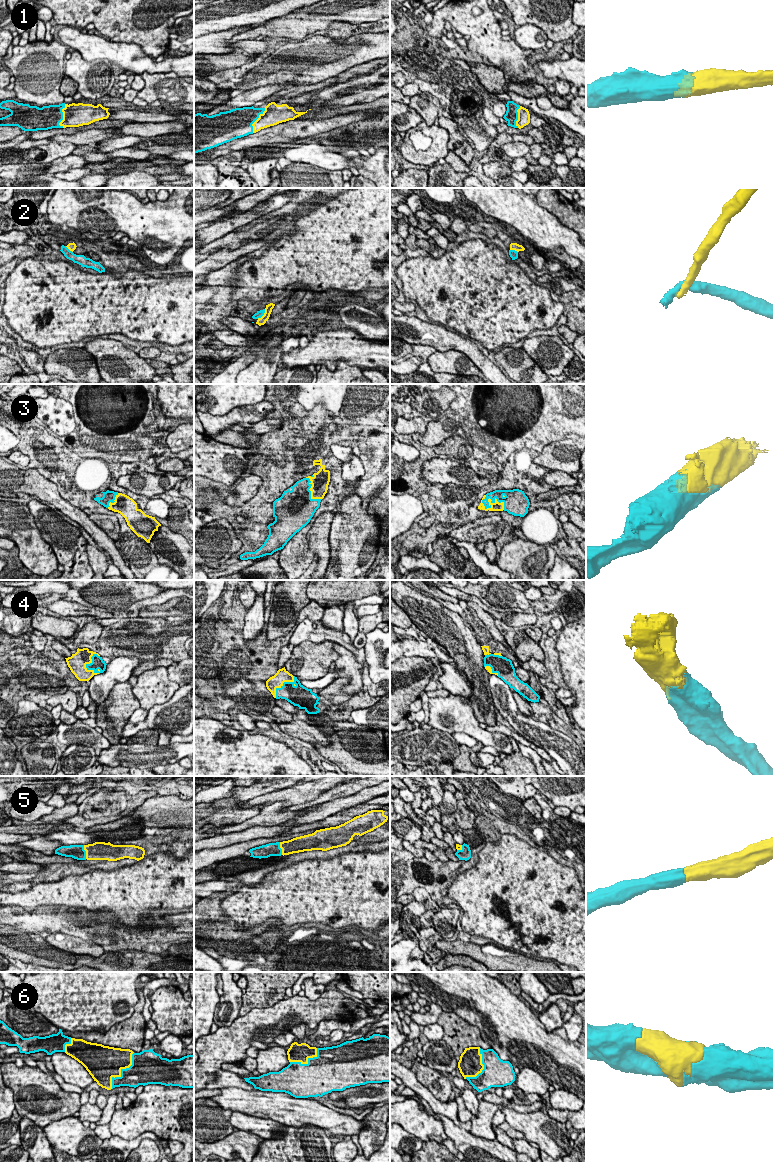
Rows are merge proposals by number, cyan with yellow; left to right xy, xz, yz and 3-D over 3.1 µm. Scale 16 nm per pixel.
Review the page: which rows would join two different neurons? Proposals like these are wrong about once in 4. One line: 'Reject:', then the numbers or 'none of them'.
Reject: 2

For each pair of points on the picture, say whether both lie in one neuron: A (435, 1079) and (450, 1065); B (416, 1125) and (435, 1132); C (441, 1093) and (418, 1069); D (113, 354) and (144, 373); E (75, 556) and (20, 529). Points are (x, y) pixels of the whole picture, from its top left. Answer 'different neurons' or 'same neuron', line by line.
A: different neurons
B: same neuron
C: same neuron
D: same neuron
E: different neurons

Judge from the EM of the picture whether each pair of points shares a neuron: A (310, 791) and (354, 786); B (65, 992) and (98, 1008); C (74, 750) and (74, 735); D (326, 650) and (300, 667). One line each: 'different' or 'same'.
A: same
B: same
C: different
D: same

